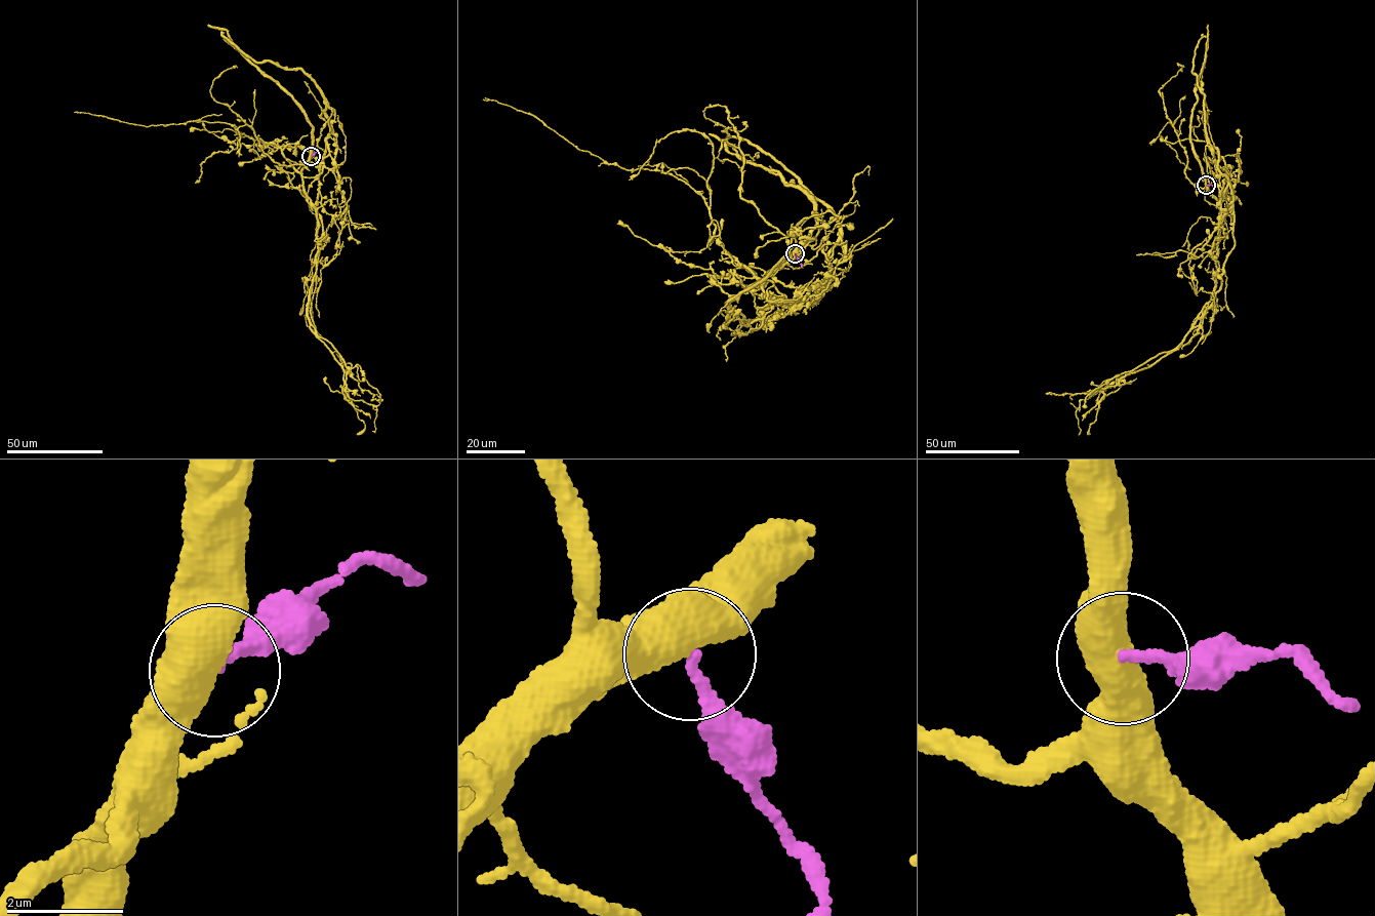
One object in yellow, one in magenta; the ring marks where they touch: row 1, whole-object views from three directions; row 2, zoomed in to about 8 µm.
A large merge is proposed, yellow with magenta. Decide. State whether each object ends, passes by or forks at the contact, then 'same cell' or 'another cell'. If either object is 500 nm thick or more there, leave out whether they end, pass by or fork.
another cell

